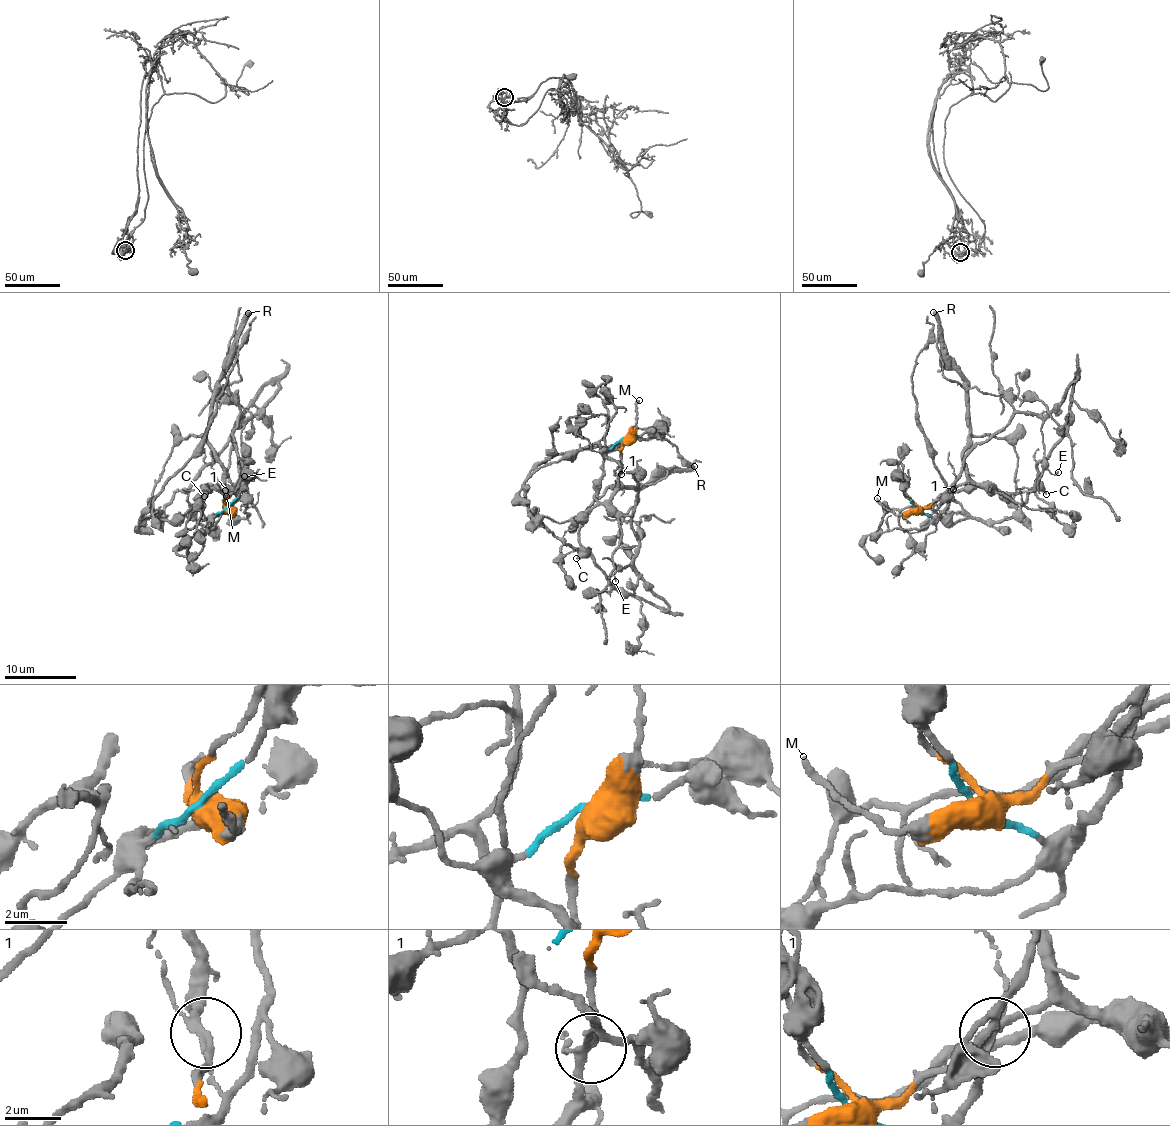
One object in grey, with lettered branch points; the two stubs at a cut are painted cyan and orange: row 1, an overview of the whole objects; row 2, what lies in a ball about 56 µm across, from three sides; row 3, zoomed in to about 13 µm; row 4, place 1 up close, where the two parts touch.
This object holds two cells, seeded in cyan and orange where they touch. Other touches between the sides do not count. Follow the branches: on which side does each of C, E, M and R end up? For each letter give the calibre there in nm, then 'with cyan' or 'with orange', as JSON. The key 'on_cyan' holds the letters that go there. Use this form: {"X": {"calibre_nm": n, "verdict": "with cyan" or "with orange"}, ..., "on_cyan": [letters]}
{"C": {"calibre_nm": 320, "verdict": "with orange"}, "E": {"calibre_nm": 120, "verdict": "with cyan"}, "M": {"calibre_nm": 200, "verdict": "with orange"}, "R": {"calibre_nm": 480, "verdict": "with orange"}, "on_cyan": ["E"]}

